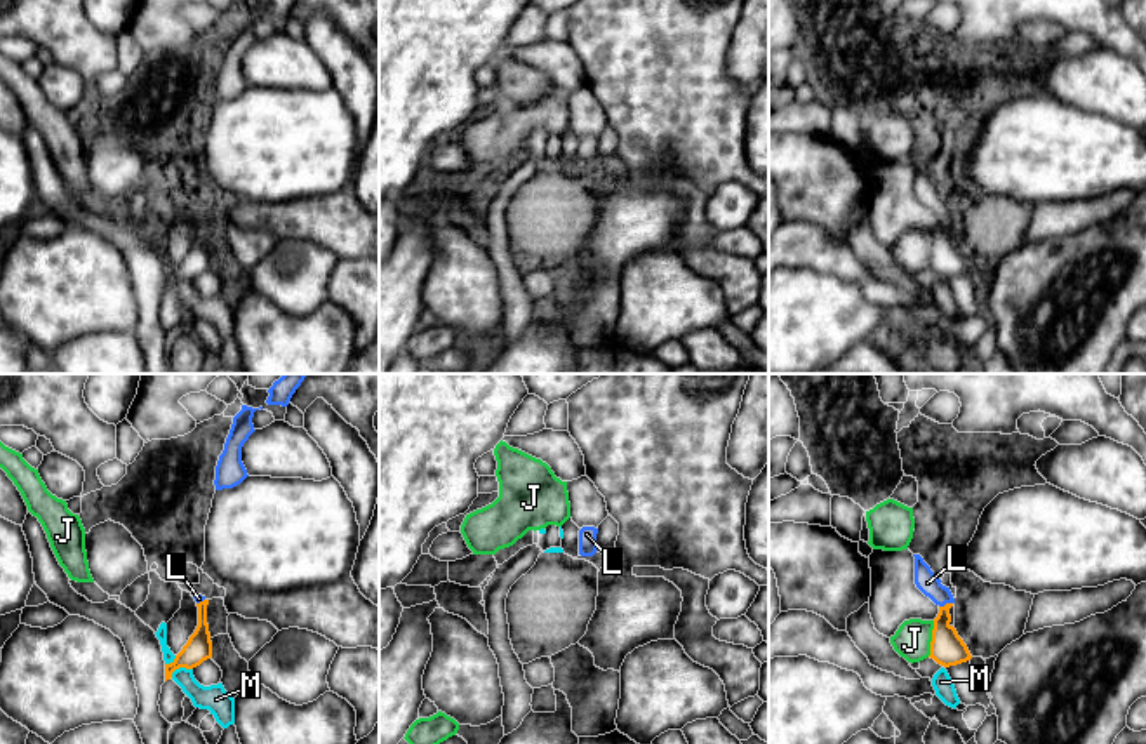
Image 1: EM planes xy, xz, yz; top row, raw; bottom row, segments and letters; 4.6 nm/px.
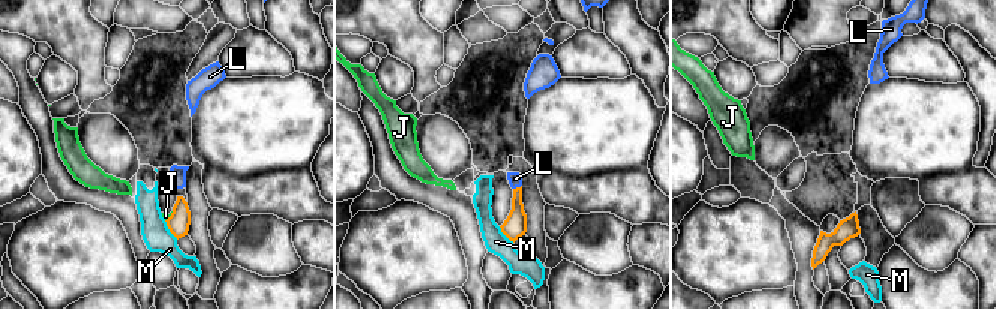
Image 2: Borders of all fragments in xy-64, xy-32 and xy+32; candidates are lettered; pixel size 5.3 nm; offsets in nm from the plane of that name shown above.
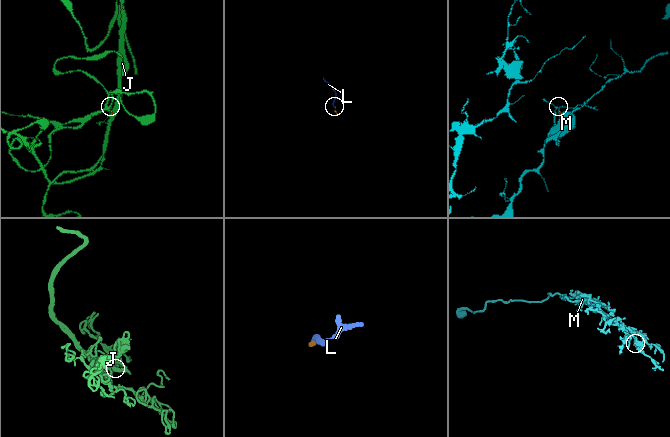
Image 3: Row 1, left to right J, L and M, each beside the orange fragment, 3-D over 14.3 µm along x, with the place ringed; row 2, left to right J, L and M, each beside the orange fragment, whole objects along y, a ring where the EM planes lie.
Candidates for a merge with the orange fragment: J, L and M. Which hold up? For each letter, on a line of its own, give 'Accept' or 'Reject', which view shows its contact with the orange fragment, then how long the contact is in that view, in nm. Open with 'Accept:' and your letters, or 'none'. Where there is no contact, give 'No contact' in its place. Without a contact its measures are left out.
Accept: L
J: Reject. Touches orange in yz. Shared border 170 nm
L: Accept. Touches orange in yz. Shared border 70 nm
M: Reject. Touches orange in xy. Shared border 110 nm

